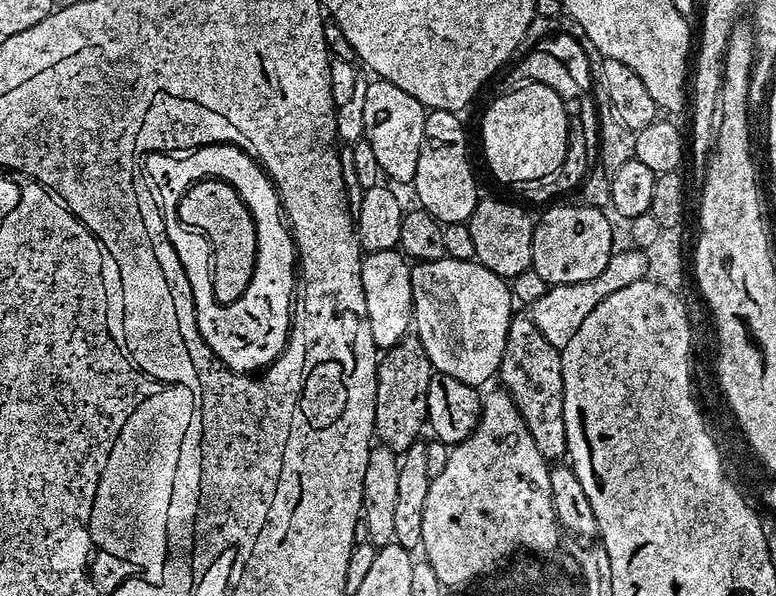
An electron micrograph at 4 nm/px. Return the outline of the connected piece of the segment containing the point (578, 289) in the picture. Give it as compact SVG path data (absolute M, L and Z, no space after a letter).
M632 246L624 251L613 251L610 262L606 262L606 270L602 270L598 278L590 278L586 282L577 284L553 284L545 287L543 289L545 292L533 302L532 309L530 309L534 326L542 330L542 338L546 338L550 346L564 349L566 342L570 342L570 338L578 334L578 326L586 322L590 310L594 310L594 306L602 302L602 298L610 298L614 290L622 290L622 286L630 286L630 282L638 282L649 275L650 260L649 257L647 260L644 256L647 255L643 251Z

